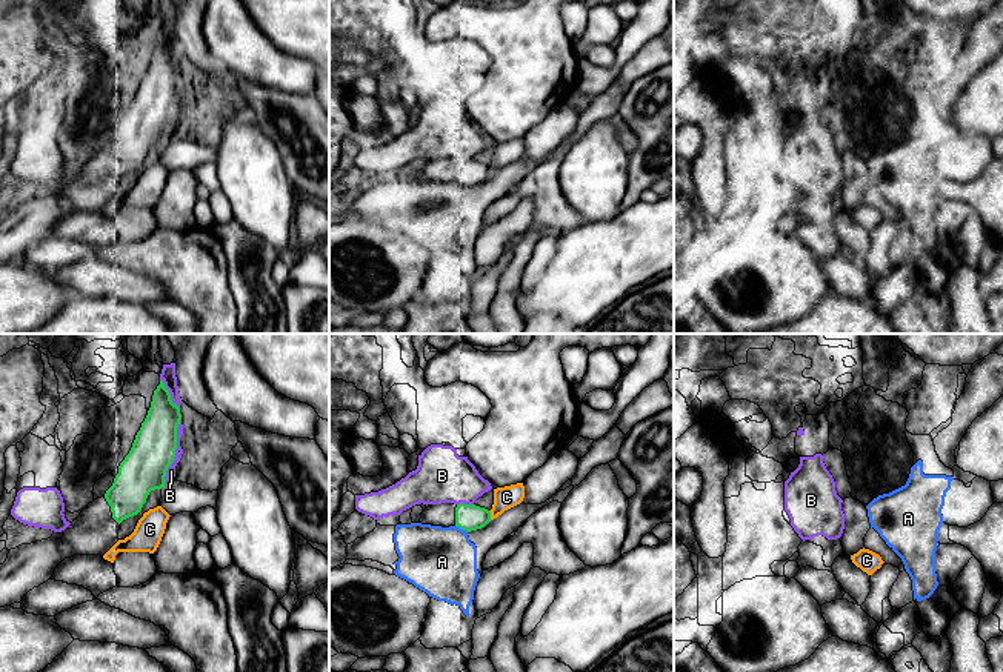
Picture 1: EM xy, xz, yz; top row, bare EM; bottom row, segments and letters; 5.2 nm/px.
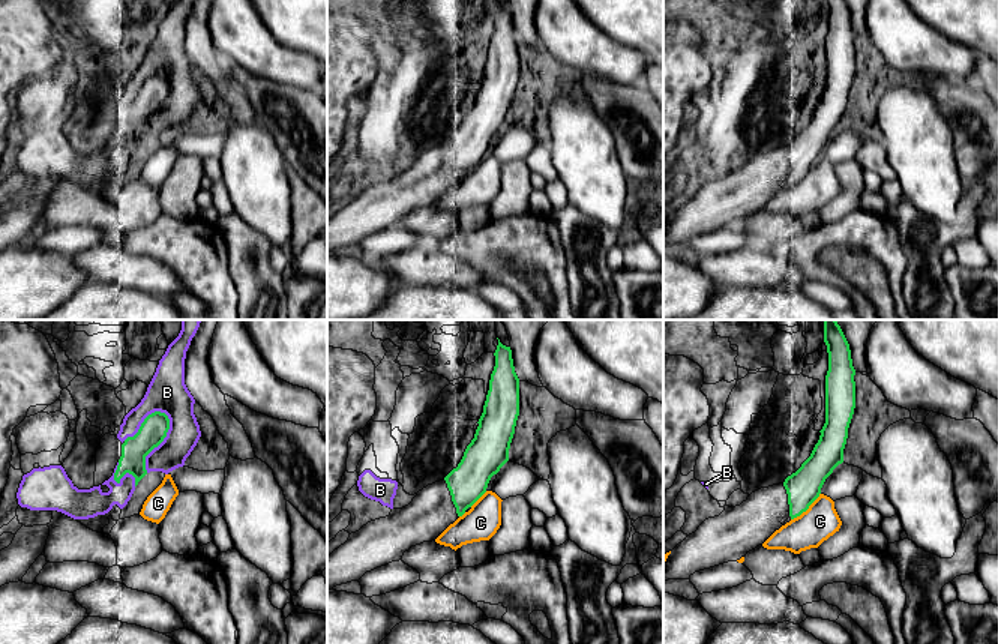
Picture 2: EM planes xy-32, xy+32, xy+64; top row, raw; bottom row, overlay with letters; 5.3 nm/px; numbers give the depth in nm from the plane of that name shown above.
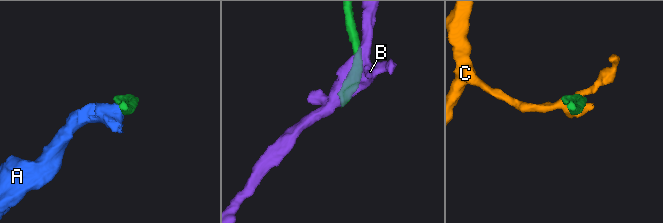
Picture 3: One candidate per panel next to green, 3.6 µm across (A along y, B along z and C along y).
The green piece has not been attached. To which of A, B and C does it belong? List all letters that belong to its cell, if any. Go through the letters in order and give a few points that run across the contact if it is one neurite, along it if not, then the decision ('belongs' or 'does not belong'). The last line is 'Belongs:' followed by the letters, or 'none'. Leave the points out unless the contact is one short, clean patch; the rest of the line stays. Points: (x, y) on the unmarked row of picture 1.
A: does not belong
B: does not belong
C: does not belong
Belongs: none

